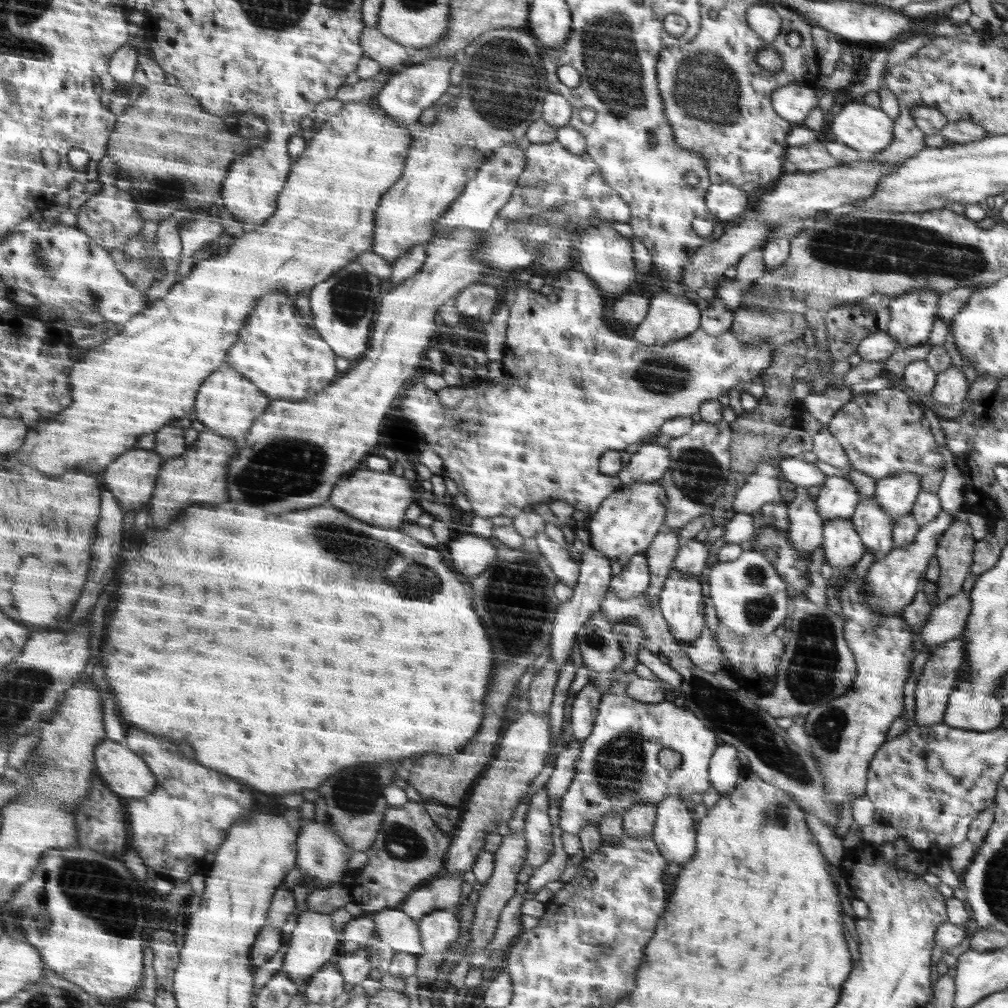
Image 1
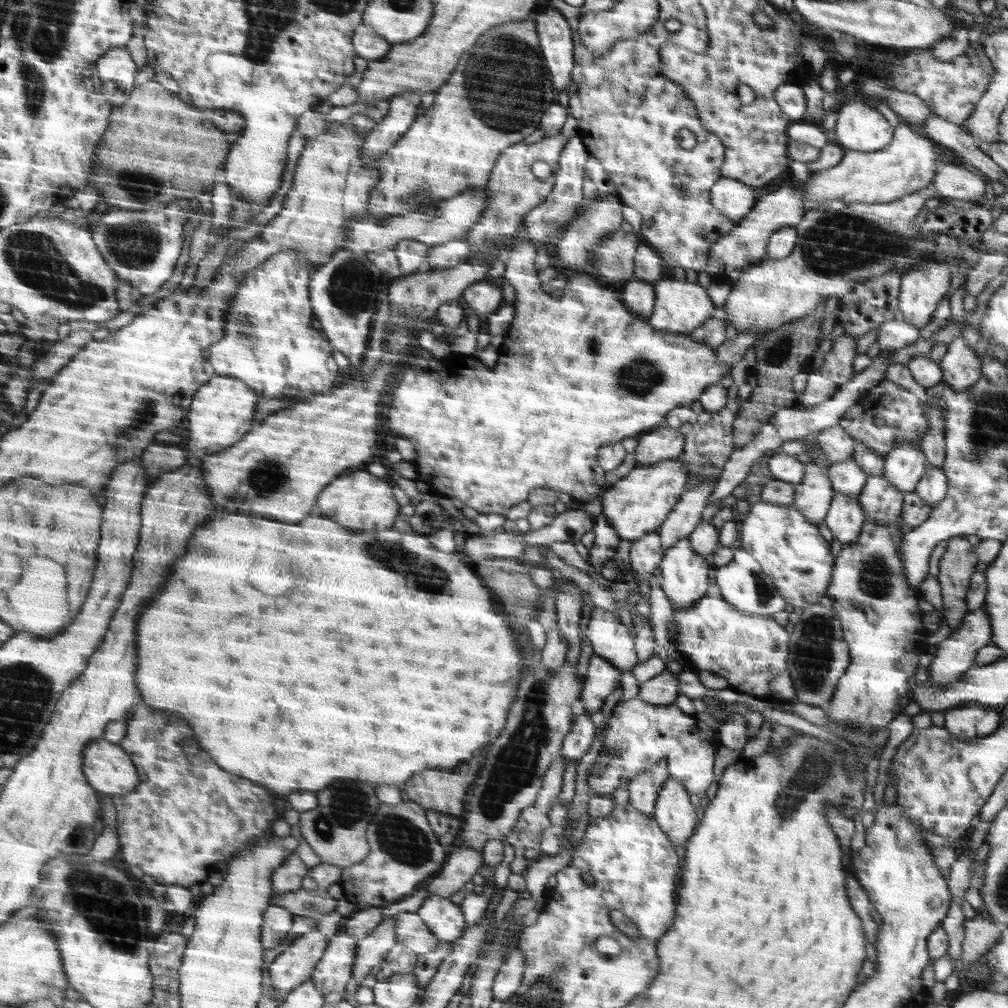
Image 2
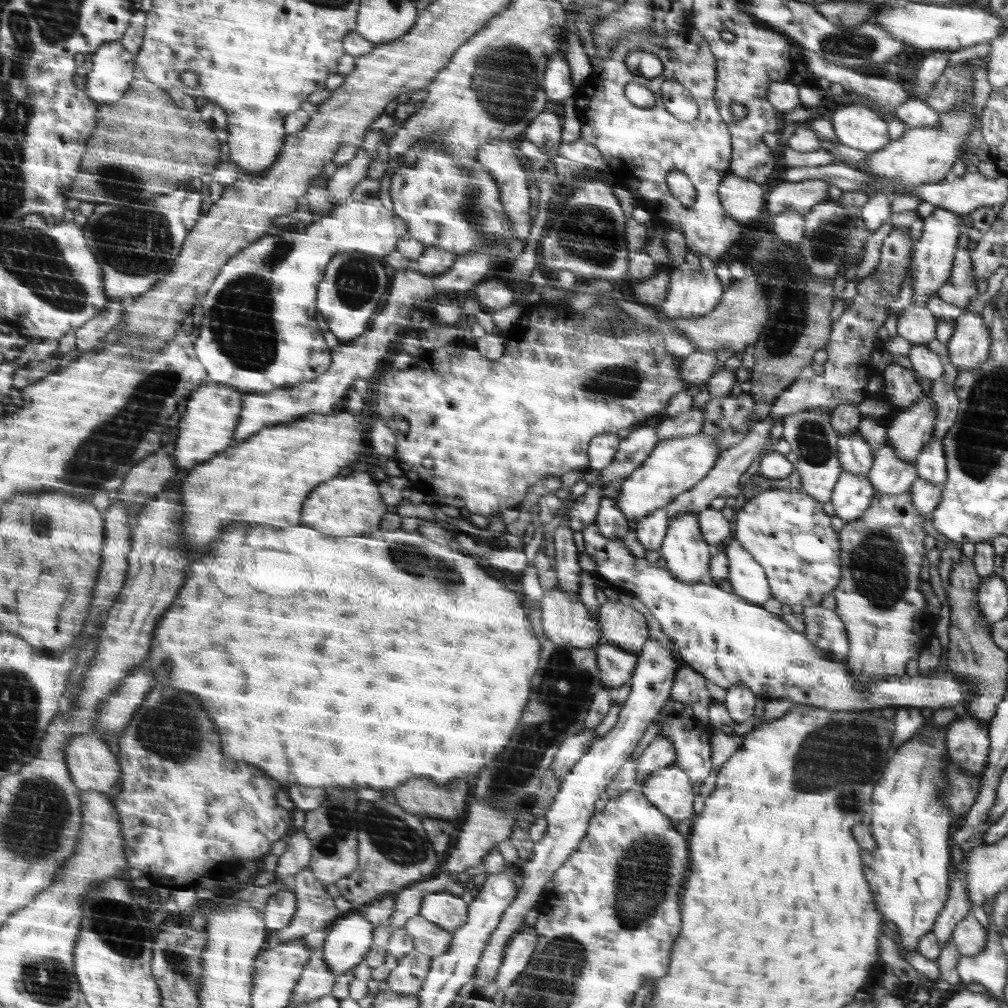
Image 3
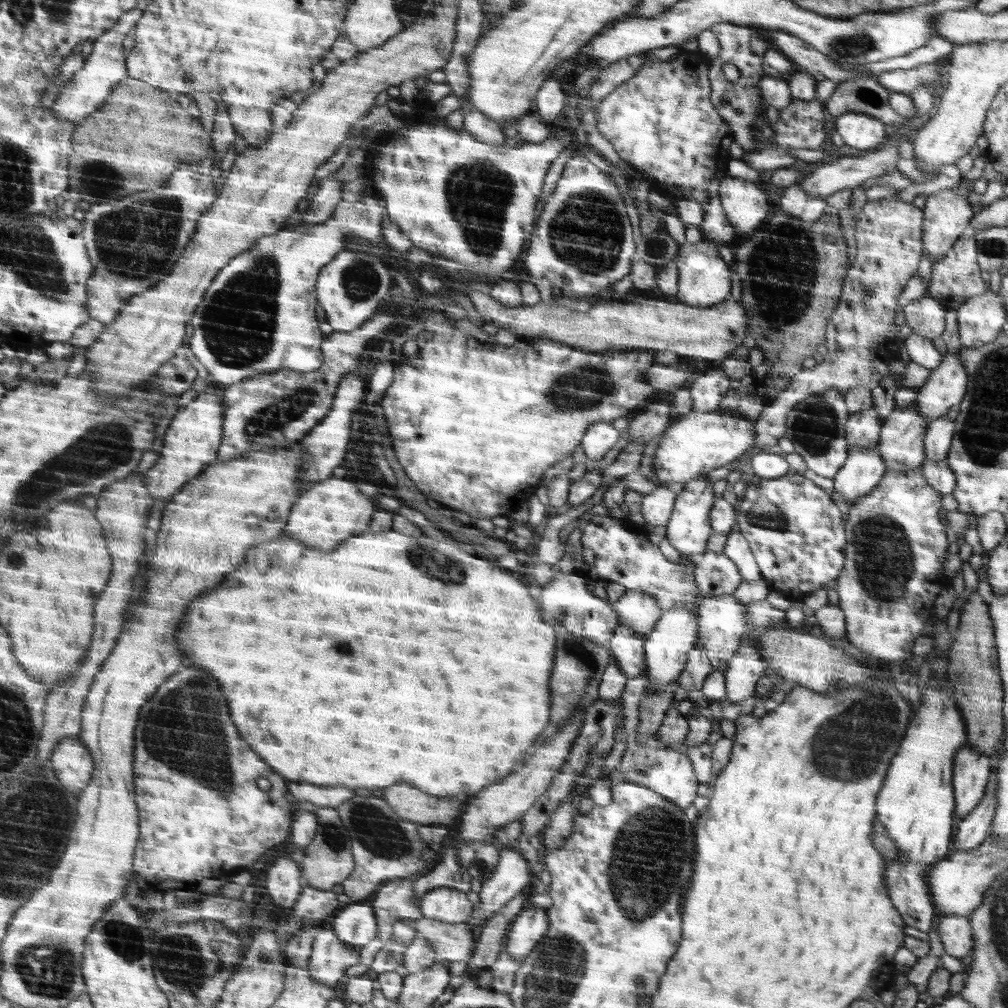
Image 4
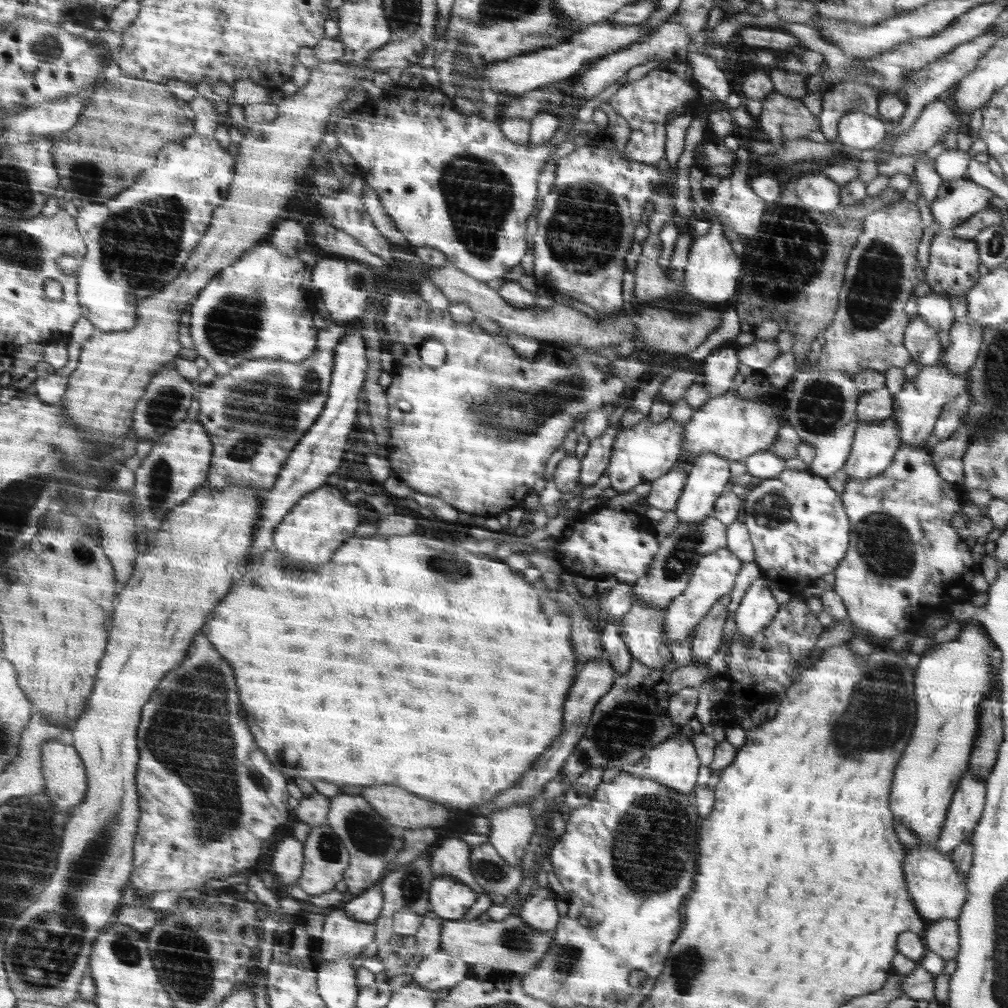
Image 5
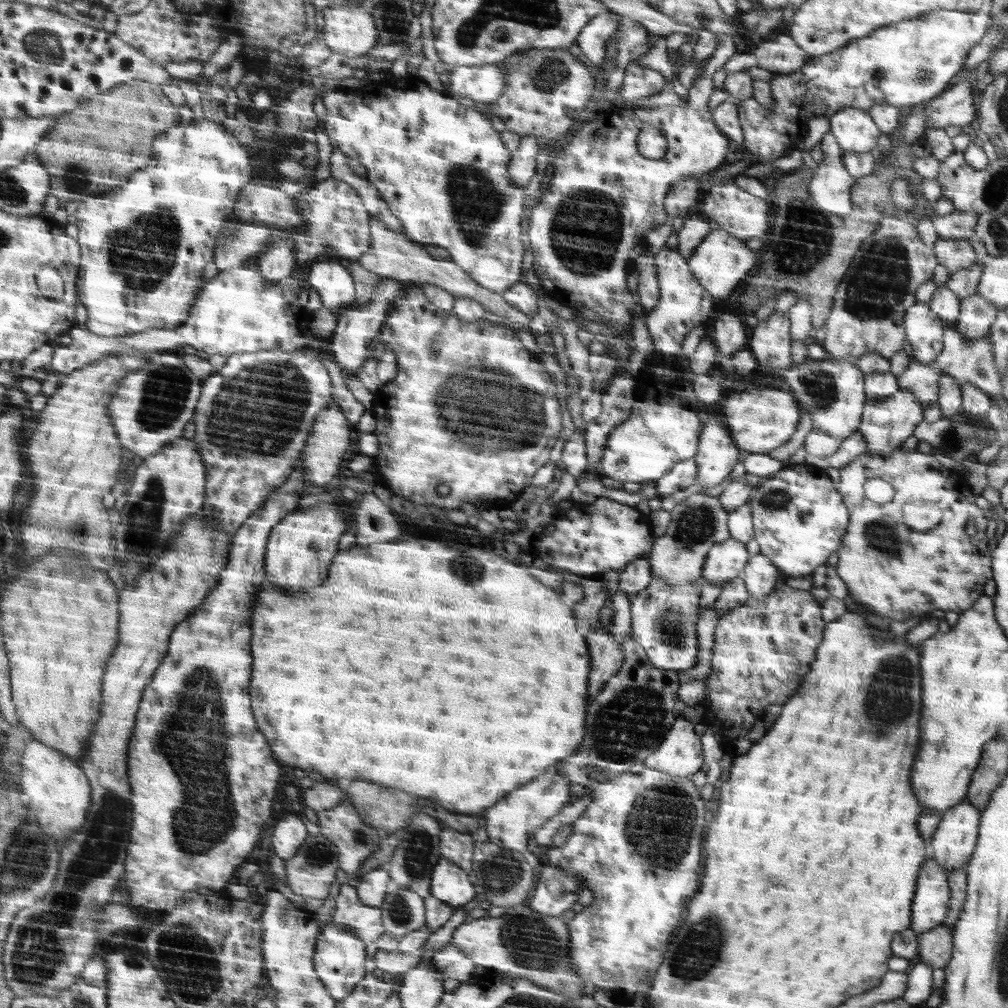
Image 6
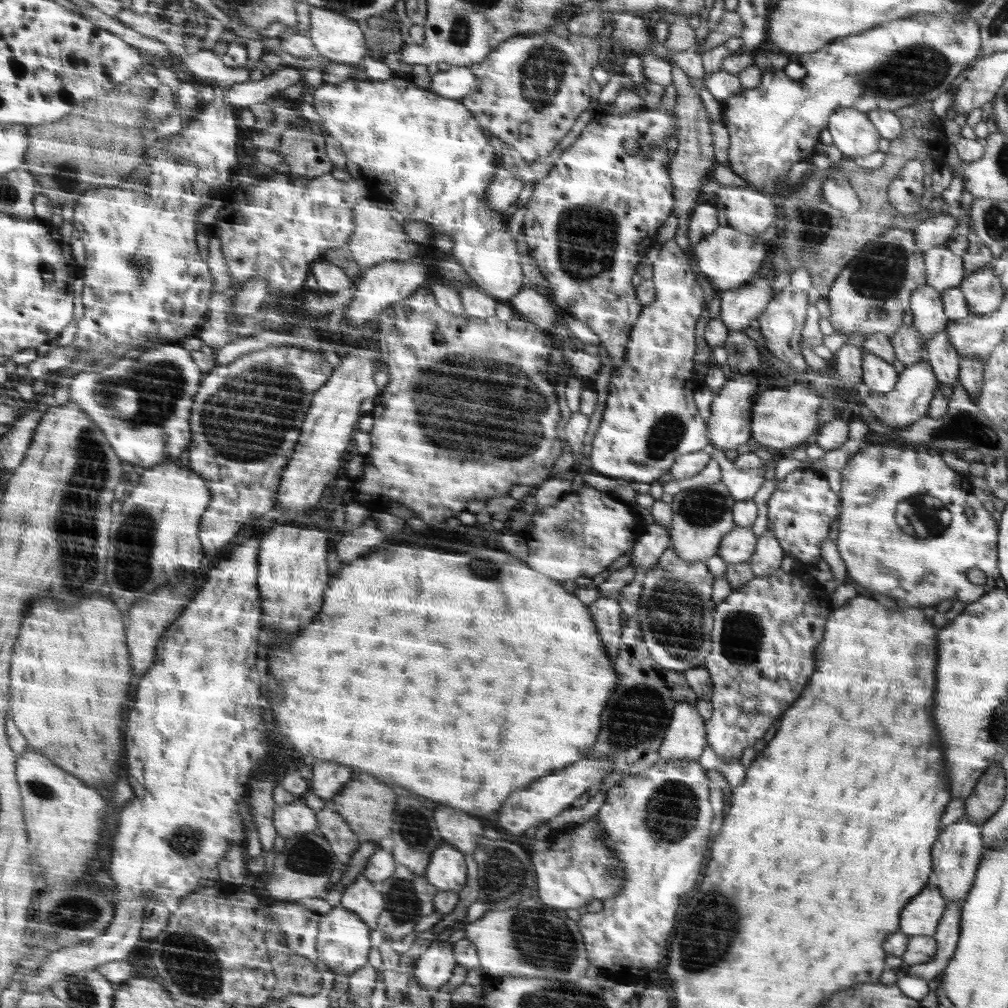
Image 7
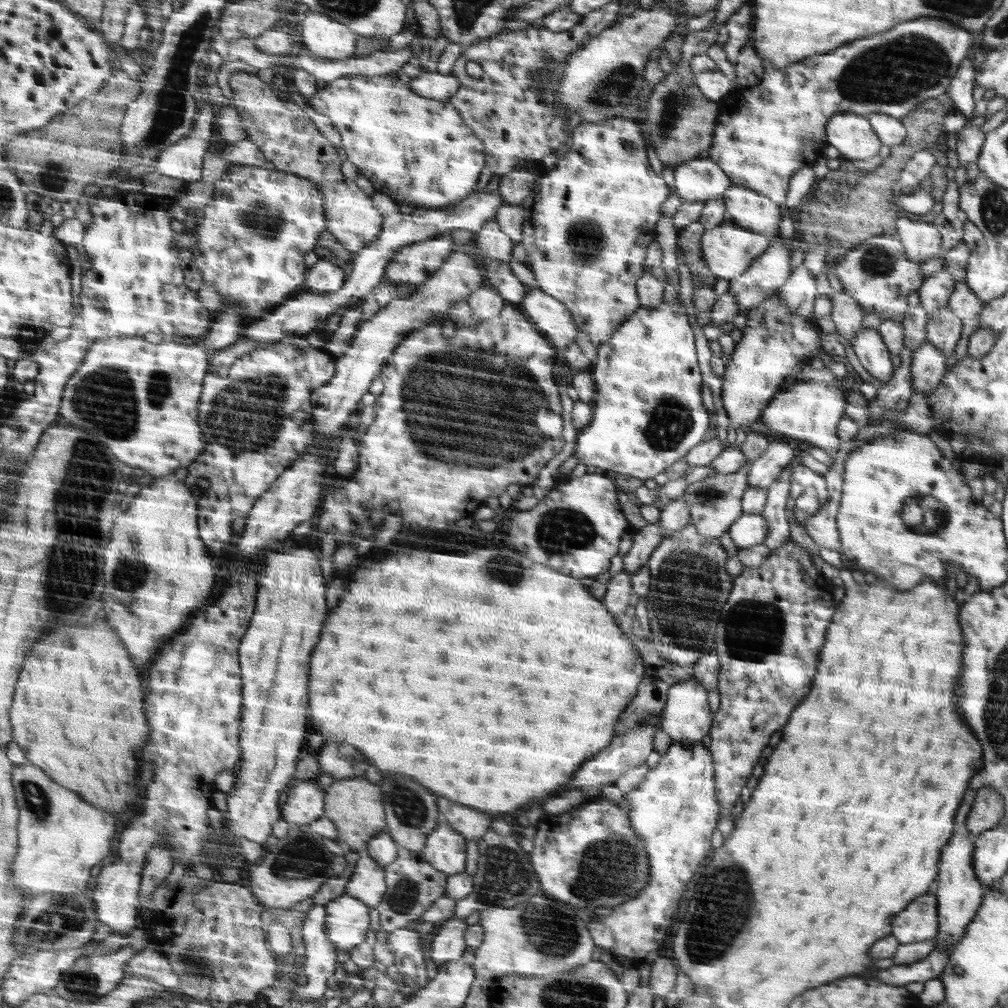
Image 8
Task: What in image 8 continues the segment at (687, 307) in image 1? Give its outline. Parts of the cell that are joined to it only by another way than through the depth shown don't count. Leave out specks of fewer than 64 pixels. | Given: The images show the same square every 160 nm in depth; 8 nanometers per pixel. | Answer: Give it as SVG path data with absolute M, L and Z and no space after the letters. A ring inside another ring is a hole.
M731 221L722 222L720 226L706 229L704 238L701 240L702 250L706 265L718 279L732 280L742 274L754 264L754 260L764 255L768 249L768 238L762 233L754 232L752 229L742 228L741 225L733 224Z

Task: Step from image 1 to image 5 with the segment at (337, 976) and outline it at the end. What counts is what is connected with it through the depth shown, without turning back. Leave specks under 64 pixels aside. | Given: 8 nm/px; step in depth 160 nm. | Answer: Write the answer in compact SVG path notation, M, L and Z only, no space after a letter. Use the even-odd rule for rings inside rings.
M380 884L371 886L360 896L355 895L349 902L343 904L345 913L357 922L376 924L378 916L381 915L381 908L385 904L385 897Z

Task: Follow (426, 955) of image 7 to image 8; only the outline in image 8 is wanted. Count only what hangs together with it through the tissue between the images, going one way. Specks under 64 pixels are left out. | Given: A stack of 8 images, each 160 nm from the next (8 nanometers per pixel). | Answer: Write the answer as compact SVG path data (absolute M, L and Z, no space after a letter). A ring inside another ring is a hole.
M464 918L447 919L443 925L438 925L432 937L430 958L435 966L442 966L449 960L458 960L467 948L465 930L468 928Z

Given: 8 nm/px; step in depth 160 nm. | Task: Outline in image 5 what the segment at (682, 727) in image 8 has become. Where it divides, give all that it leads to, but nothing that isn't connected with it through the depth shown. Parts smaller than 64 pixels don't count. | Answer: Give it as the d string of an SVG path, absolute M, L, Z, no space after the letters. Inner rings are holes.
M674 735L658 744L636 764L627 764L622 770L634 776L643 776L669 786L682 794L690 794L698 776L696 748L684 735Z

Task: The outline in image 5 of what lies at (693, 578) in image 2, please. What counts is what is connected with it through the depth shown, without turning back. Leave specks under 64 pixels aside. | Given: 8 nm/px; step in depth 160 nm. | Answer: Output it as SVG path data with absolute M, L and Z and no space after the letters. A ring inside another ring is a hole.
M703 452L690 464L686 484L675 506L679 522L701 522L711 516L730 480L730 462L715 452Z

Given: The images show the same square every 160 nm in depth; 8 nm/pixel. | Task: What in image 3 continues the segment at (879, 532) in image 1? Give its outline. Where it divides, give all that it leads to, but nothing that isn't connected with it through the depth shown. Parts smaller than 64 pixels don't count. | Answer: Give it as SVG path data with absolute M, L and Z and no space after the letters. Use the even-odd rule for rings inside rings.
M889 440L876 452L869 479L876 494L903 494L911 490L913 482L919 478L917 468L897 456L897 449Z

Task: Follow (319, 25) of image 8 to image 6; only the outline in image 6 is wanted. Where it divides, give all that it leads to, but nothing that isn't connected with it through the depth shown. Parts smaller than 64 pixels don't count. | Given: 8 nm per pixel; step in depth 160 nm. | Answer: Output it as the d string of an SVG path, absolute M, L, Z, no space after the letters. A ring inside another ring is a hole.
M333 5L323 13L325 29L322 41L330 47L332 52L338 52L348 58L358 58L368 54L378 45L379 30L370 9Z

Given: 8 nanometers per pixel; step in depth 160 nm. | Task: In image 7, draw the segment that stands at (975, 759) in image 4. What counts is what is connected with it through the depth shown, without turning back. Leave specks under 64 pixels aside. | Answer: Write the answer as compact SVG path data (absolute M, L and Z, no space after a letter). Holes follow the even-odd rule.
M966 814L960 817L954 824L944 827L937 836L932 850L934 867L934 885L941 889L946 902L954 901L960 906L969 895L977 879L977 868L986 853L984 845L984 827L971 821Z

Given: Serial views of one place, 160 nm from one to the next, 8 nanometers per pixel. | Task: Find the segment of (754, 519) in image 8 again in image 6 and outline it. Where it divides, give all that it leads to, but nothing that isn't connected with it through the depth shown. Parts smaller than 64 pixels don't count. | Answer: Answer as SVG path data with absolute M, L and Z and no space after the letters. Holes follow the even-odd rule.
M729 537L728 540L713 546L705 560L701 578L712 584L729 582L731 578L737 578L744 572L749 564L749 555L746 544L740 540Z

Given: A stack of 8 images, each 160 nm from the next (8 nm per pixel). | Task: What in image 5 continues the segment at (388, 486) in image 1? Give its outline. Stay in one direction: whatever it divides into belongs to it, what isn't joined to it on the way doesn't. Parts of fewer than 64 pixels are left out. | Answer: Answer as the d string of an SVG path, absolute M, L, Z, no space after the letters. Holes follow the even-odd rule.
M334 486L310 492L310 496L306 496L306 500L300 500L289 514L290 516L282 519L282 524L278 524L273 532L273 547L300 564L312 566L328 562L330 556L338 550L338 546L354 536L354 530L360 522L358 508L354 503L347 501L342 492Z

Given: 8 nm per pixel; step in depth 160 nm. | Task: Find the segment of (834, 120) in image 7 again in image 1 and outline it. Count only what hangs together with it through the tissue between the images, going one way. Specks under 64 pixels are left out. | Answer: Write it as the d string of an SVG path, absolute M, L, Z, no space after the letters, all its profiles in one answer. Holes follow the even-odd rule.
M864 100L844 105L831 123L836 142L854 148L863 156L885 151L893 143L892 118Z

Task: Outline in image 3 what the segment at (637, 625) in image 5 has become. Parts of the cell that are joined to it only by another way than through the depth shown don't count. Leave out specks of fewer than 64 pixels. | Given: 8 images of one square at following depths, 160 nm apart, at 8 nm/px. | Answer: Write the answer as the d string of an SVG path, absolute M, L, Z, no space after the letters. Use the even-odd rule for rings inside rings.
M602 642L594 649L598 653L598 669L601 670L603 688L616 690L630 681L637 669L638 656L624 652L608 642Z

